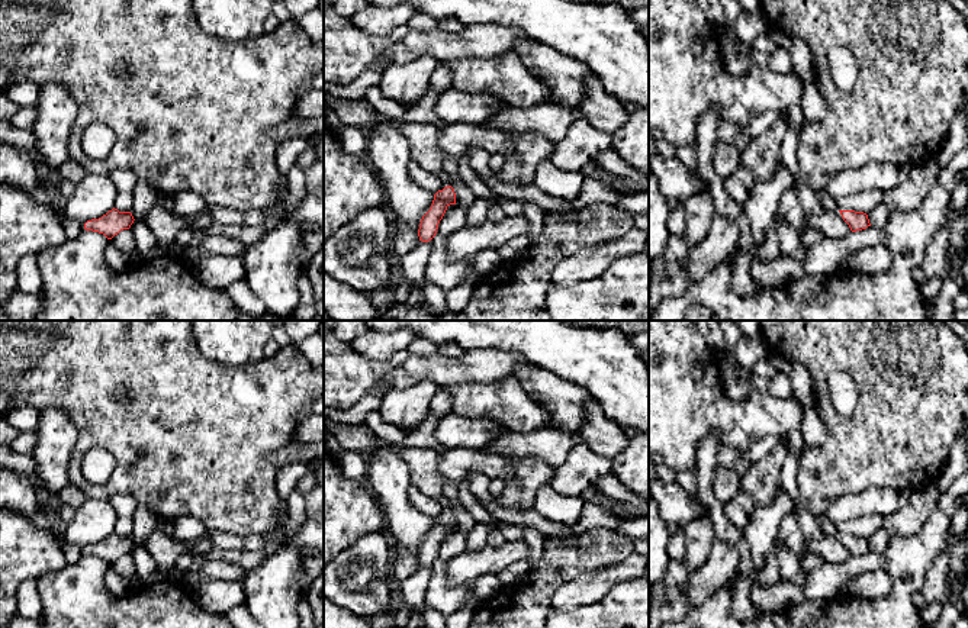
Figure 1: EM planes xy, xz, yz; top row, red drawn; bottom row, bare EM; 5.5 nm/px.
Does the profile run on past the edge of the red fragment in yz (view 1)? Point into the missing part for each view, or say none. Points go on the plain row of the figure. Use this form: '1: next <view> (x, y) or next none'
1: next none

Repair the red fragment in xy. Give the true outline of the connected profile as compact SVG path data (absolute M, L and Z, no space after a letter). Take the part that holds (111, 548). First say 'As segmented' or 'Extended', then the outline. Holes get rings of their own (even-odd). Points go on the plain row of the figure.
As segmented. M113 532L102 542L87 545L84 554L103 558L107 564L112 564L120 555L129 554L134 545L131 537L119 537Z

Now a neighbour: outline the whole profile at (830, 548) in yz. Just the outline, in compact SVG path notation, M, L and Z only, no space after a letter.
M827 535L820 540L808 538L807 553L819 554L824 563L843 564L852 555L839 535Z

